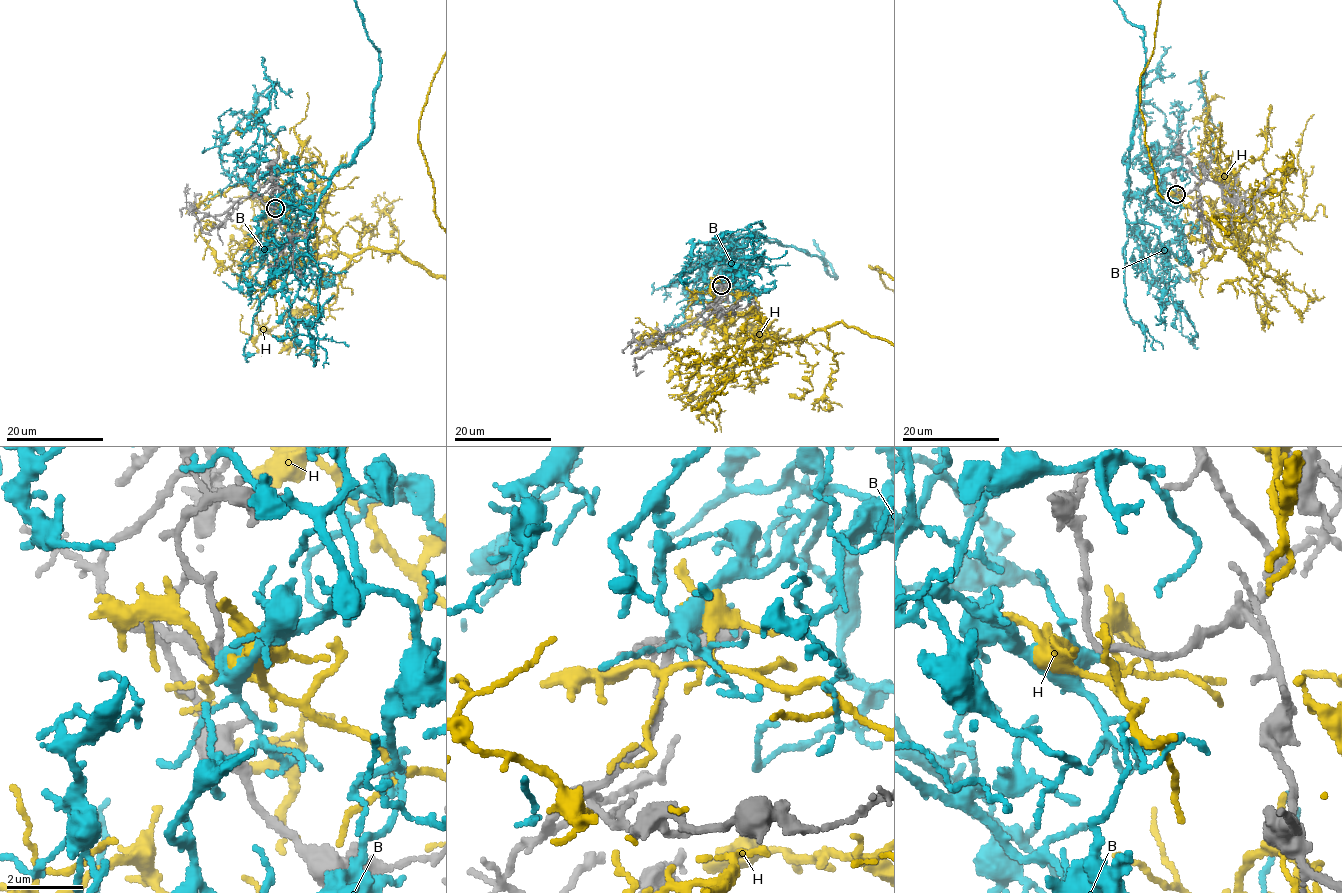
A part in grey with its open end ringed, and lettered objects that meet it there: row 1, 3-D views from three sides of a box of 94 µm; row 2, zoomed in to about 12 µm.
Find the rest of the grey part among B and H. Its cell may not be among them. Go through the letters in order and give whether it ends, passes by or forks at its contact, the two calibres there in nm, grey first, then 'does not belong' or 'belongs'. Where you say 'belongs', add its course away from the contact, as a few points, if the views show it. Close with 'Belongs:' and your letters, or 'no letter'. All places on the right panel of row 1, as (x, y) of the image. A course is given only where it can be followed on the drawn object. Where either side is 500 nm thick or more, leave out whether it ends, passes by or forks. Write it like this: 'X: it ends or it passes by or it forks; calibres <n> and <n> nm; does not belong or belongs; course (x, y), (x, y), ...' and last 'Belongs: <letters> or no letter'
B: it forks; calibres 180 and 320 nm; belongs
H: it forks; calibres 200 and 150 nm; does not belong
Belongs: B

